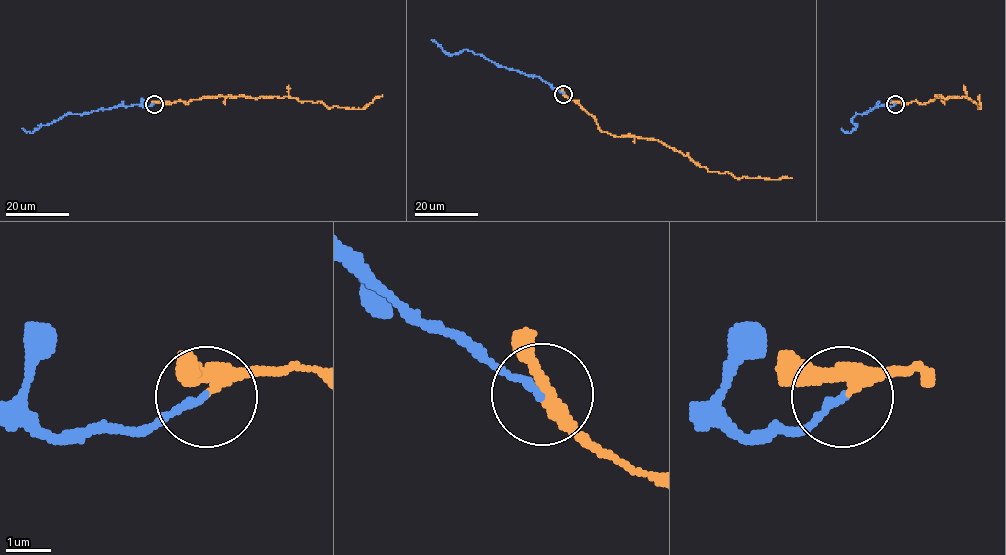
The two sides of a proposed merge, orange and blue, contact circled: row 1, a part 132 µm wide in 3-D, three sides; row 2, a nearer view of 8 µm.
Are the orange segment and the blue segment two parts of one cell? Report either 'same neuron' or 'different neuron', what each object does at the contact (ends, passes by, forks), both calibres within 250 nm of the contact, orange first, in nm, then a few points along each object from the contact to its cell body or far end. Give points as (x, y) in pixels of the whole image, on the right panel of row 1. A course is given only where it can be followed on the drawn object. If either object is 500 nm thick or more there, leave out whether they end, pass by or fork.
same neuron; orange passes by; blue ends there; 300 nm thick on the orange side, 160 nm on the other; orange runs (896, 104), (914, 101), (925, 104), (937, 96), (957, 96), (974, 101), (981, 109), (979, 95); blue runs (896, 104), (883, 104), (867, 112), (855, 113), (851, 120), (856, 125), (850, 132), (841, 128)

